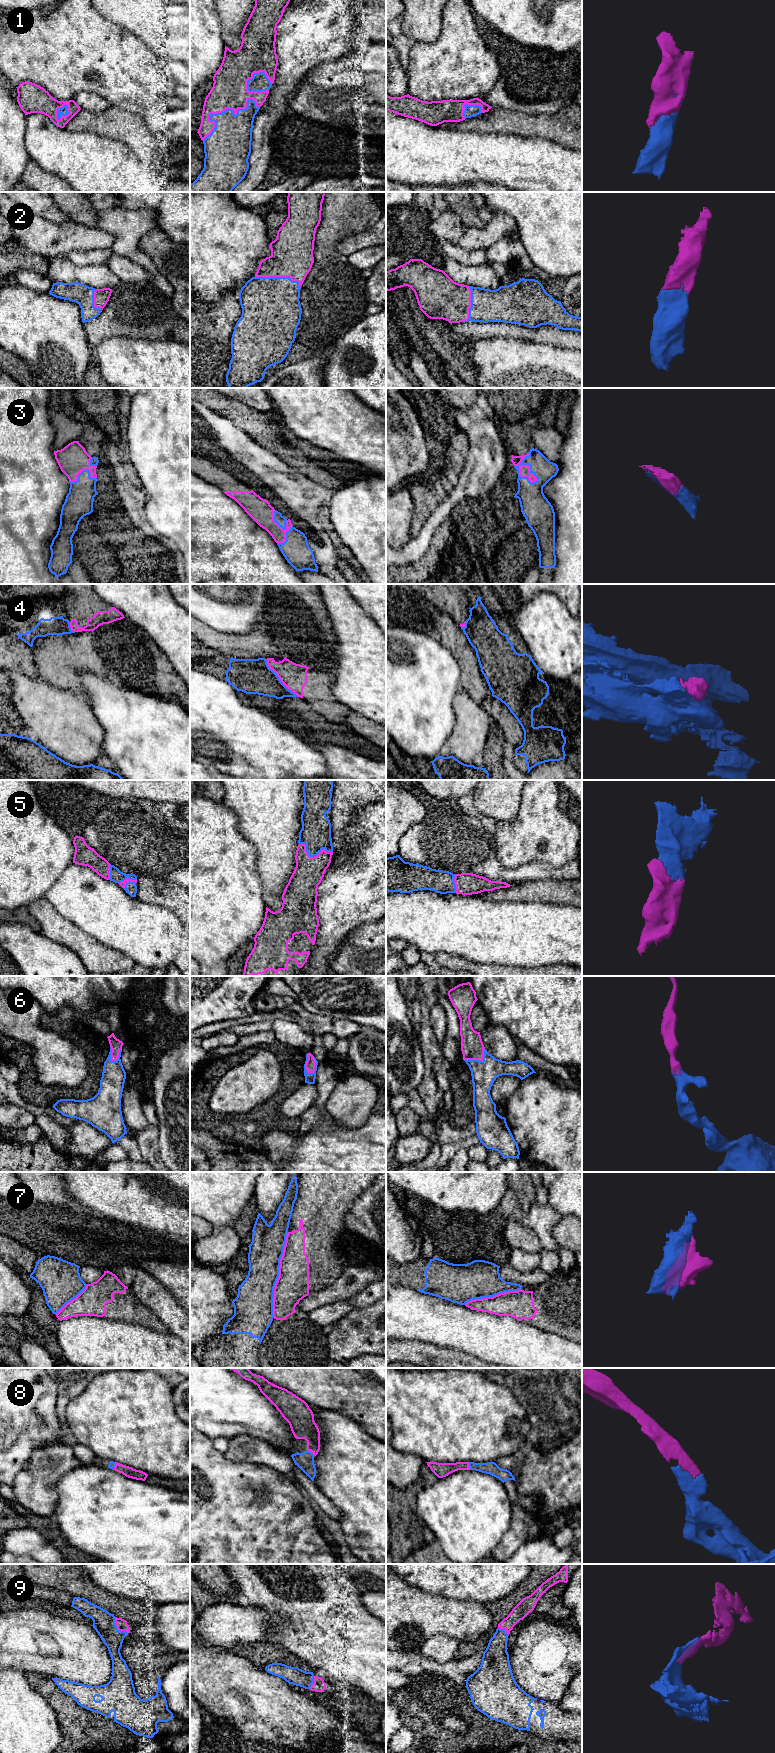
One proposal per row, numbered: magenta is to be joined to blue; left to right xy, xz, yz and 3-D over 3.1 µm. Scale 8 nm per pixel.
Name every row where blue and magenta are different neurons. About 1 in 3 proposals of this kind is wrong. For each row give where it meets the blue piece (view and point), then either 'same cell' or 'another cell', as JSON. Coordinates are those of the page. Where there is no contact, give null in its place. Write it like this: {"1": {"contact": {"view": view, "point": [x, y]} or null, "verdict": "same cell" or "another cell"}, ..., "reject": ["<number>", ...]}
{"1": {"contact": {"view": "xz", "point": [226, 109]}, "verdict": "same cell"}, "2": {"contact": {"view": "xz", "point": [280, 277]}, "verdict": "same cell"}, "3": {"contact": {"view": "yz", "point": [518, 470]}, "verdict": "same cell"}, "4": {"contact": {"view": "xz", "point": [279, 679]}, "verdict": "same cell"}, "5": {"contact": {"view": "xz", "point": [313, 856]}, "verdict": "same cell"}, "6": {"contact": {"view": "xz", "point": [304, 1065]}, "verdict": "same cell"}, "7": {"contact": {"view": "xz", "point": [278, 1275]}, "verdict": "another cell"}, "8": {"contact": {"view": "xz", "point": [311, 1452]}, "verdict": "same cell"}, "9": {"contact": {"view": "xy", "point": [116, 1628]}, "verdict": "same cell"}, "reject": ["7"]}

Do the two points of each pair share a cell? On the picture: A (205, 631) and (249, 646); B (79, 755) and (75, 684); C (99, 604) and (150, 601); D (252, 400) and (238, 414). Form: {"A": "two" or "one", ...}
{"A": "one", "B": "two", "C": "two", "D": "two"}

